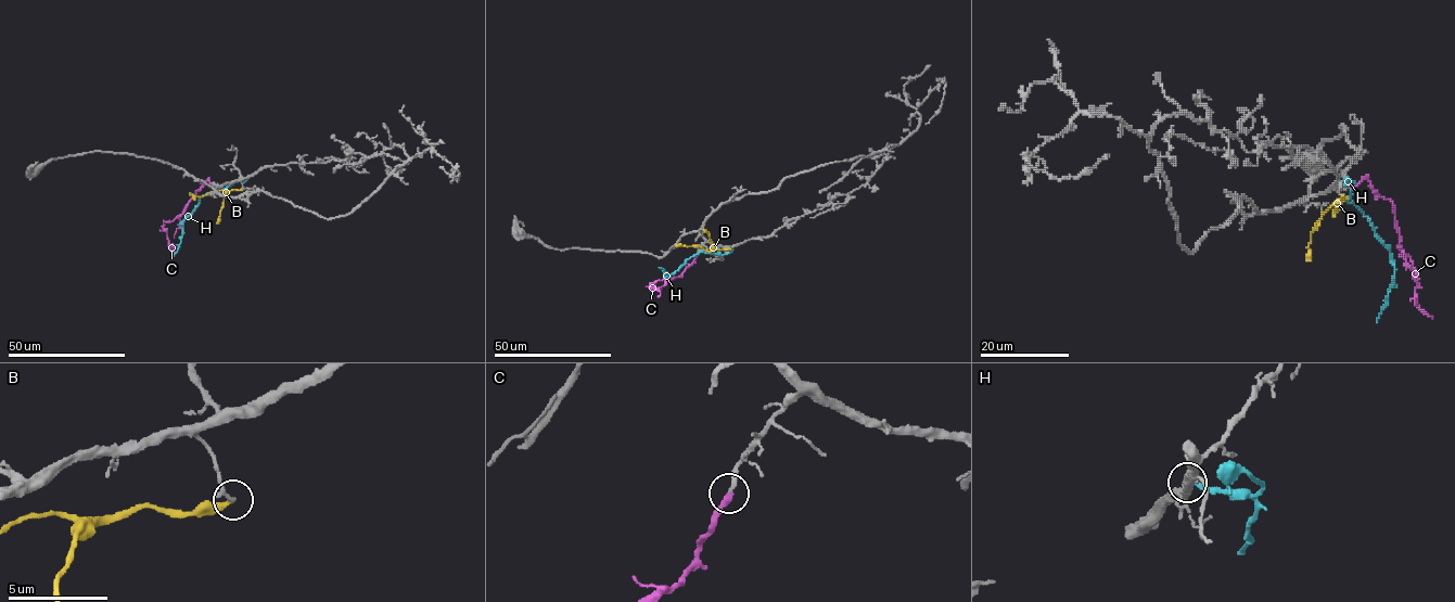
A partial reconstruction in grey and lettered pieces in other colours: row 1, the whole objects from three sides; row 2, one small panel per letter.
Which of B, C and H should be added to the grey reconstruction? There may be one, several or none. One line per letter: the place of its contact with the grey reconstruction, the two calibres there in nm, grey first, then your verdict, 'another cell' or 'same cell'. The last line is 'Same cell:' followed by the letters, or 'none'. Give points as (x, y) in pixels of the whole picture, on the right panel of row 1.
B: meets grey at (1342, 195); 170 nm thick on the grey side, 260 nm on the other; another cell
C: meets grey at (1351, 188); 200 nm thick on the grey side, 280 nm on the other; same cell
H: meets grey at (1337, 182); 400 nm thick on the grey side, 240 nm on the other; another cell
Same cell: C

